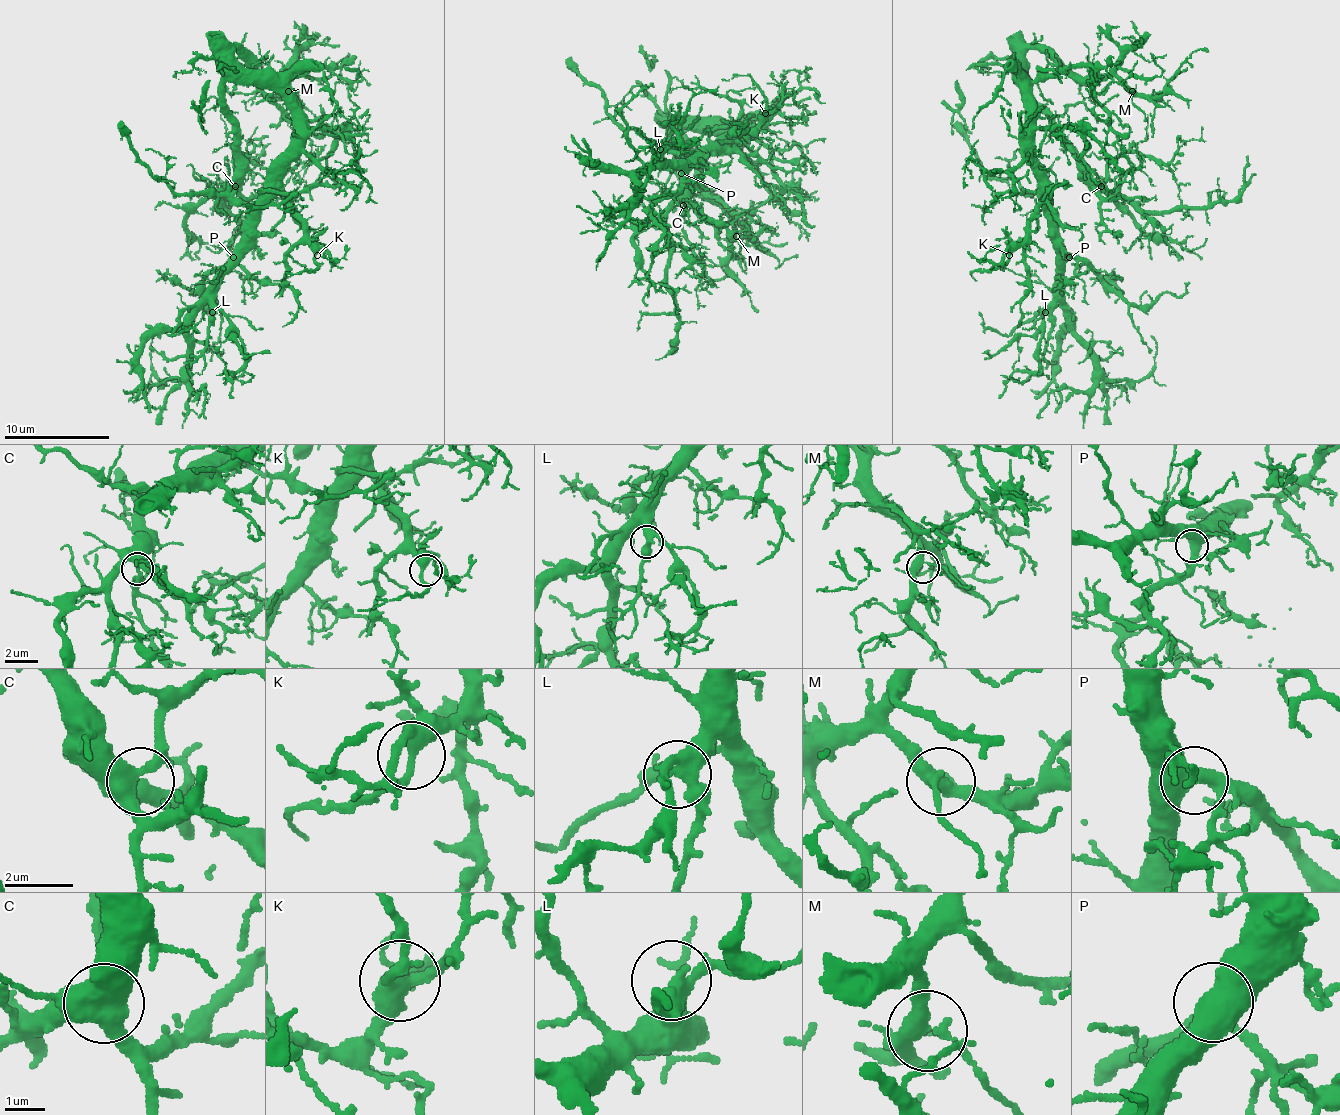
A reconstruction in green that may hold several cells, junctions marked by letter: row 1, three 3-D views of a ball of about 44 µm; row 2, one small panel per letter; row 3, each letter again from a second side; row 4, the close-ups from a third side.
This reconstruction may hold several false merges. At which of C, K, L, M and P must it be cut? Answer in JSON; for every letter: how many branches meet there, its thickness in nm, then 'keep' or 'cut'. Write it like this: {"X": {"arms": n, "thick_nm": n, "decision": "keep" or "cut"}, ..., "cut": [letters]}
{"C": {"arms": 3, "thick_nm": 500, "decision": "keep"}, "K": {"arms": 3, "thick_nm": 340, "decision": "keep"}, "L": {"arms": 3, "thick_nm": 380, "decision": "keep"}, "M": {"arms": 4, "thick_nm": 360, "decision": "keep"}, "P": {"arms": 3, "thick_nm": 500, "decision": "keep"}, "cut": []}

